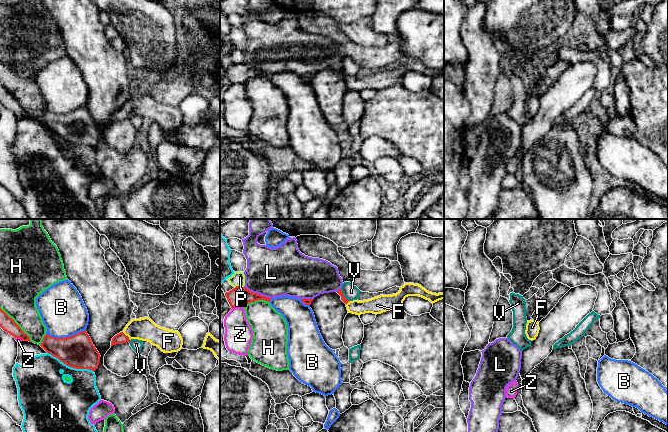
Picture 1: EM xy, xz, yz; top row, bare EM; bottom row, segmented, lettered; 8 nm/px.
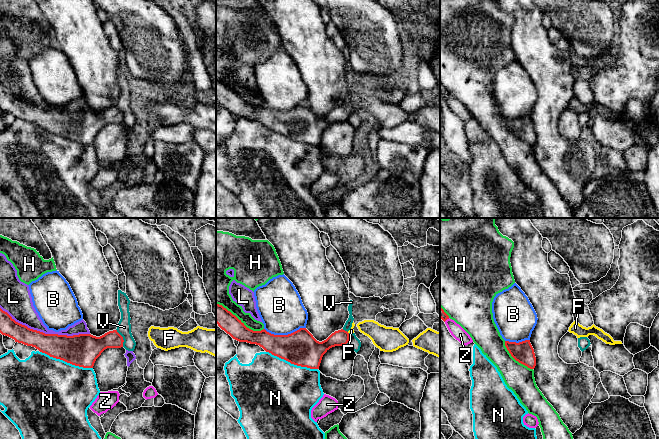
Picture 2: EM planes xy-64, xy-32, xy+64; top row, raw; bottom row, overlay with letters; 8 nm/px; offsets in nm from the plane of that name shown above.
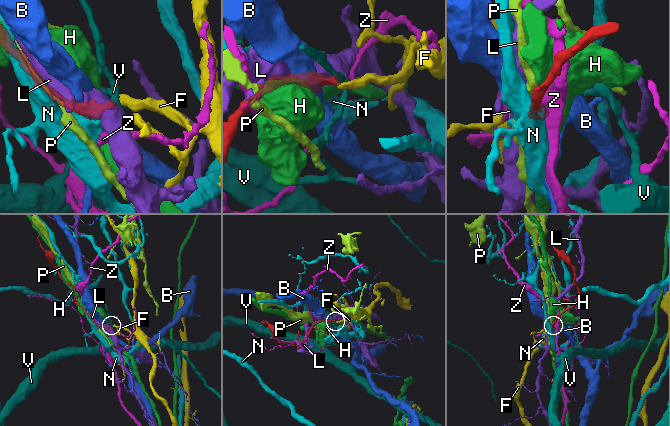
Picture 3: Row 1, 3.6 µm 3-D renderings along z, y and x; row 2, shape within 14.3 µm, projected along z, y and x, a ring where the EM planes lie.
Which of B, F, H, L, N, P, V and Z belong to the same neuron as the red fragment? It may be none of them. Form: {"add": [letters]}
{"add": ["F"]}

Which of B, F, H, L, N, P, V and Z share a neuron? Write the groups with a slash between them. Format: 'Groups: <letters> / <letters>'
Groups: B / F / H / L / N / P / V / Z

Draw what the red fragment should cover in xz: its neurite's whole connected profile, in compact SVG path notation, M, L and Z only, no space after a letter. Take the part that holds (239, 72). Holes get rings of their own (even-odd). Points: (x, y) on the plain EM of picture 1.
M236 62L229 68L225 69L225 72L231 82L231 84L235 83L245 83L247 80L251 78L255 78L257 76L265 76L270 78L271 74L262 72L257 69L253 69L249 67L245 63Z

